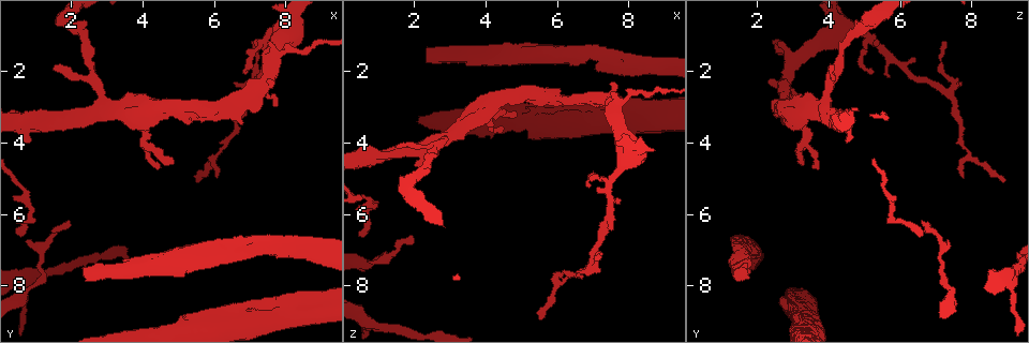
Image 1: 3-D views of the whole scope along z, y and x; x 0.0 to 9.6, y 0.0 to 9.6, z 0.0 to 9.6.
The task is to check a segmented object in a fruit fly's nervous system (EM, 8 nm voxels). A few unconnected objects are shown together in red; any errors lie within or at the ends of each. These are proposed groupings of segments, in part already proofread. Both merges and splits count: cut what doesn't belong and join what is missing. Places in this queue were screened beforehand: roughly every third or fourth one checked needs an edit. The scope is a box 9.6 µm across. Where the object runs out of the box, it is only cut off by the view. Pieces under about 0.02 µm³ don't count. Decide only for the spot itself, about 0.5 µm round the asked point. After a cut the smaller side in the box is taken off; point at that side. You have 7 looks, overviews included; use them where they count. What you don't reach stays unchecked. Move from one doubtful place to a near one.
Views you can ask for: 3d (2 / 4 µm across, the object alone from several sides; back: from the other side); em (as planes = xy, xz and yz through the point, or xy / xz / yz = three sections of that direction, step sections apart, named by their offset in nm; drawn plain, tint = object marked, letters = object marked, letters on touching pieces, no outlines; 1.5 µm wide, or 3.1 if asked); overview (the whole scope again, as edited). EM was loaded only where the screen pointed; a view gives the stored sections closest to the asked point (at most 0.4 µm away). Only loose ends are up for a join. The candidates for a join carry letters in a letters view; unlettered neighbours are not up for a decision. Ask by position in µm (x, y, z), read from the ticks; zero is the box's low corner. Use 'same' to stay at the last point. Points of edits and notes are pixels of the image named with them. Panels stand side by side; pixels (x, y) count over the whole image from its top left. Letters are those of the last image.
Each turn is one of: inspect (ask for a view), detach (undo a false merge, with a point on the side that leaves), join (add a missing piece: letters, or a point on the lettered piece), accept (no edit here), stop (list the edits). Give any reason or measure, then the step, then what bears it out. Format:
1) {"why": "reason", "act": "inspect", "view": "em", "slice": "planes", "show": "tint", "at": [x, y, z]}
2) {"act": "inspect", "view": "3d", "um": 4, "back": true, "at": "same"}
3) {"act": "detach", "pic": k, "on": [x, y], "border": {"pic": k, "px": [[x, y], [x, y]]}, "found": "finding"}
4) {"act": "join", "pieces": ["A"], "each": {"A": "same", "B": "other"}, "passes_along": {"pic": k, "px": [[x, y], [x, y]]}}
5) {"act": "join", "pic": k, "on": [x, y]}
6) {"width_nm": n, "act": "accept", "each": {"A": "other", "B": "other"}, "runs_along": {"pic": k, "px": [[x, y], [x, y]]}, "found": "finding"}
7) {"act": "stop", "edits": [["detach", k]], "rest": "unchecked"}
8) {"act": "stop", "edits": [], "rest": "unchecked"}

{"why": "an open end", "act": "inspect", "view": "em", "slice": "planes", "show": "tint", "at": [1.85, 6.20, 6.65]}

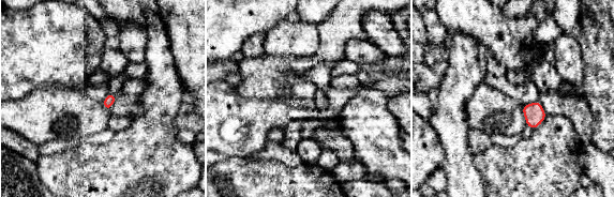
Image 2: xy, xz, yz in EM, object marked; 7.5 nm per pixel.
{"why": "what lies round it", "act": "inspect", "view": "em", "slice": "planes", "show": "letters", "at": "same"}

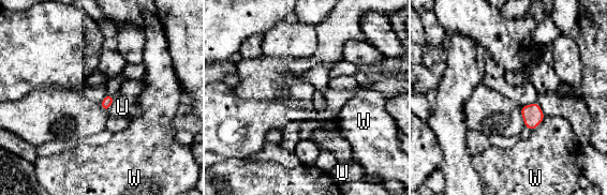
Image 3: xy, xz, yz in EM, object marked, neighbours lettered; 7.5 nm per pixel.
{"width_nm": 80, "longest_contact_nm": ["W", 160], "act": "accept", "each": {"U": "other", "W": "other"}, "found": "no lettered piece goes on from it"}

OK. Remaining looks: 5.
{"why": "an open end", "act": "inspect", "view": "em", "slice": "yz", "step": 4, "show": "tint", "at": [7.10, 1.15, 7.20]}

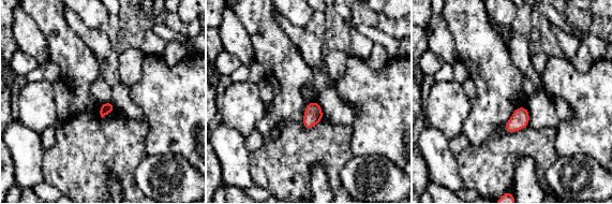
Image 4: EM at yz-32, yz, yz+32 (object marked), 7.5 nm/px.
{"act": "inspect", "view": "em", "slice": "planes", "show": "letters", "at": "same"}

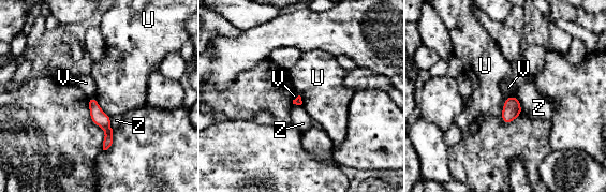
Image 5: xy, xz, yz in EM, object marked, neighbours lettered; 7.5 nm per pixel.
{"act": "accept", "each": {"U": "other", "V": "other", "Z": "other"}, "border": {"pic": 5, "px": [[94, 96], [99, 106], [111, 117]]}, "found": "no lettered piece goes on from it"}

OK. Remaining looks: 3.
{"why": "free end", "act": "inspect", "view": "em", "slice": "planes", "show": "letters", "at": [6.05, 5.00, 7.85]}

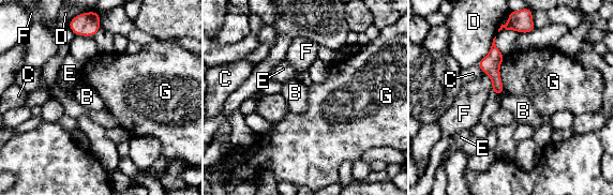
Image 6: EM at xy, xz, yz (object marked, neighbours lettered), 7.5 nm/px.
{"act": "accept", "each": {"B": "other", "C": "other", "D": "other", "E": "other", "F": "other", "G": "other"}, "border": {"pic": 6, "px": [[504, 91], [500, 94]]}, "found": "none of them fits"}

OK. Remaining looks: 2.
{"act": "stop", "edits": [], "rest": "unchecked"}

